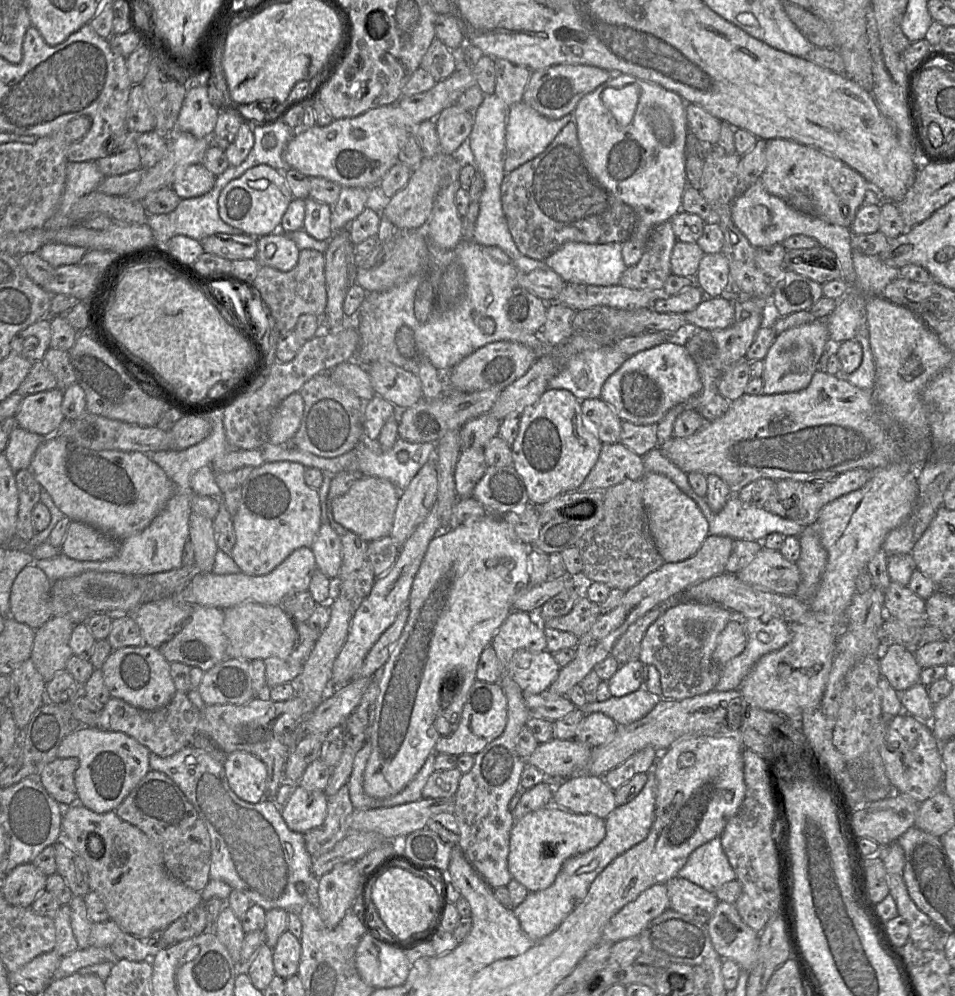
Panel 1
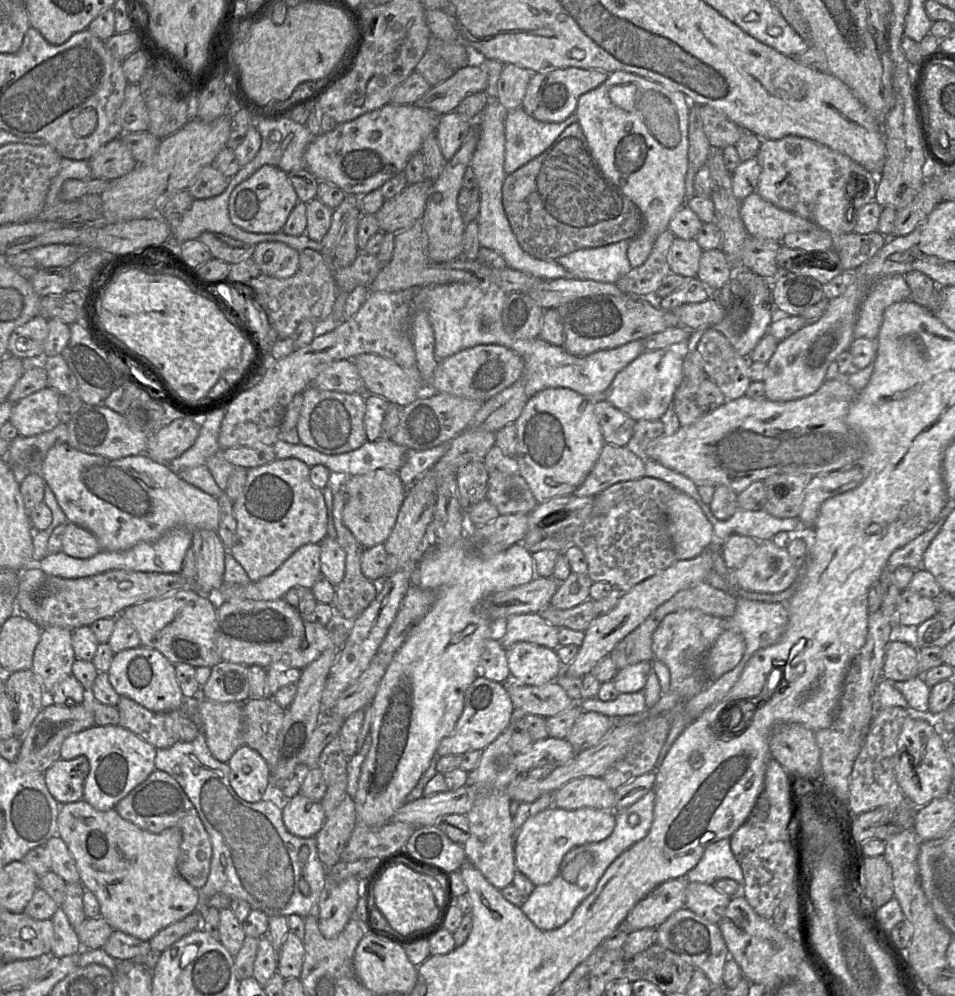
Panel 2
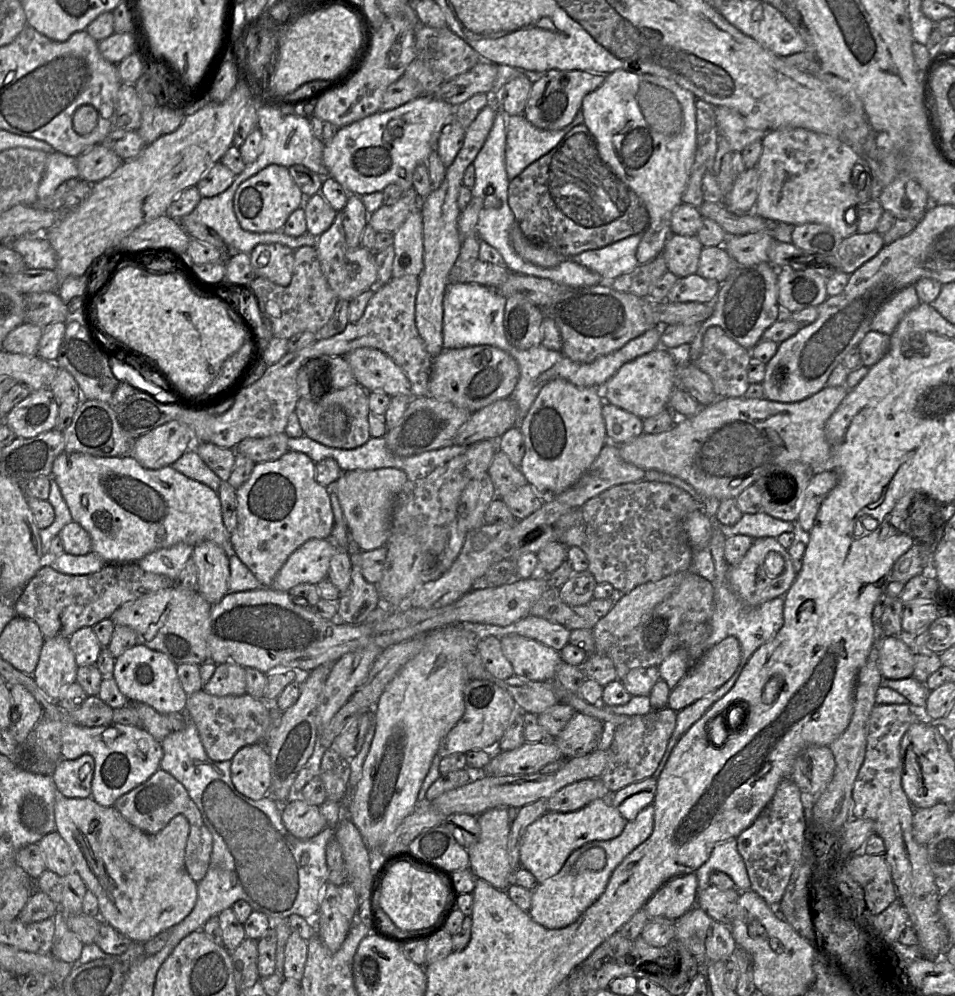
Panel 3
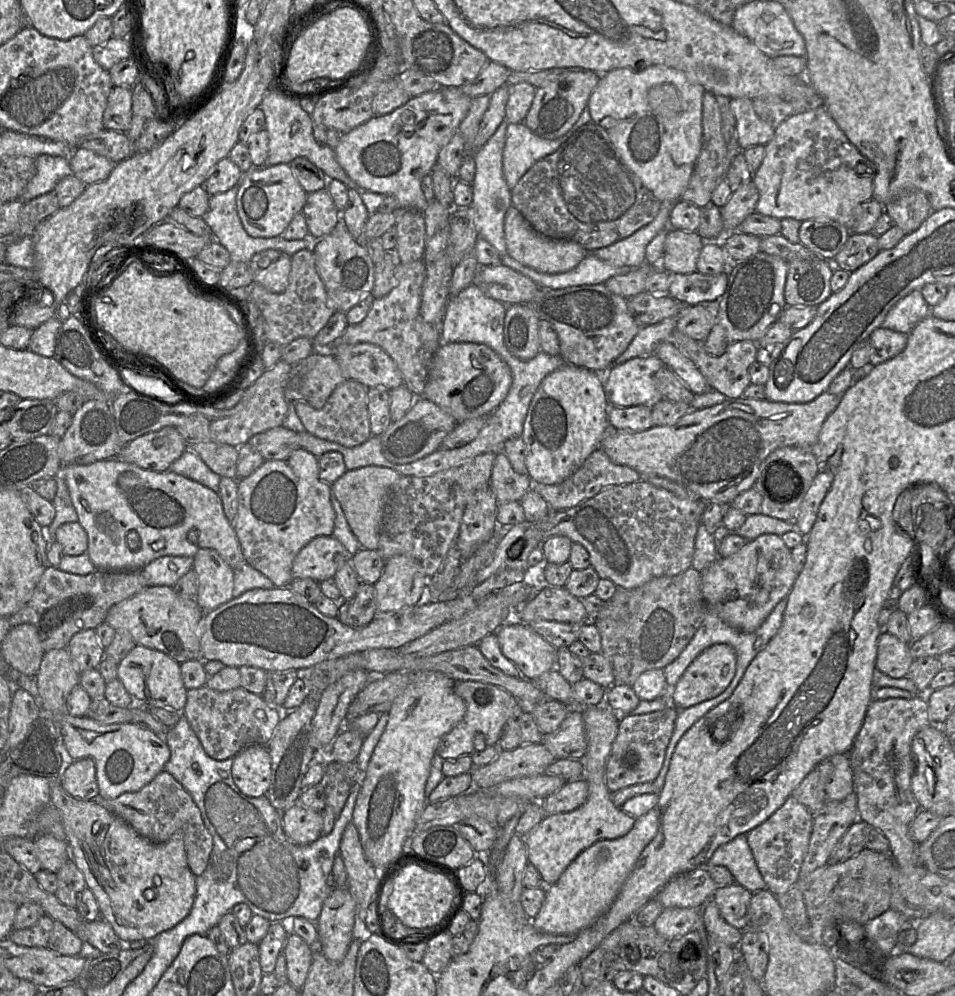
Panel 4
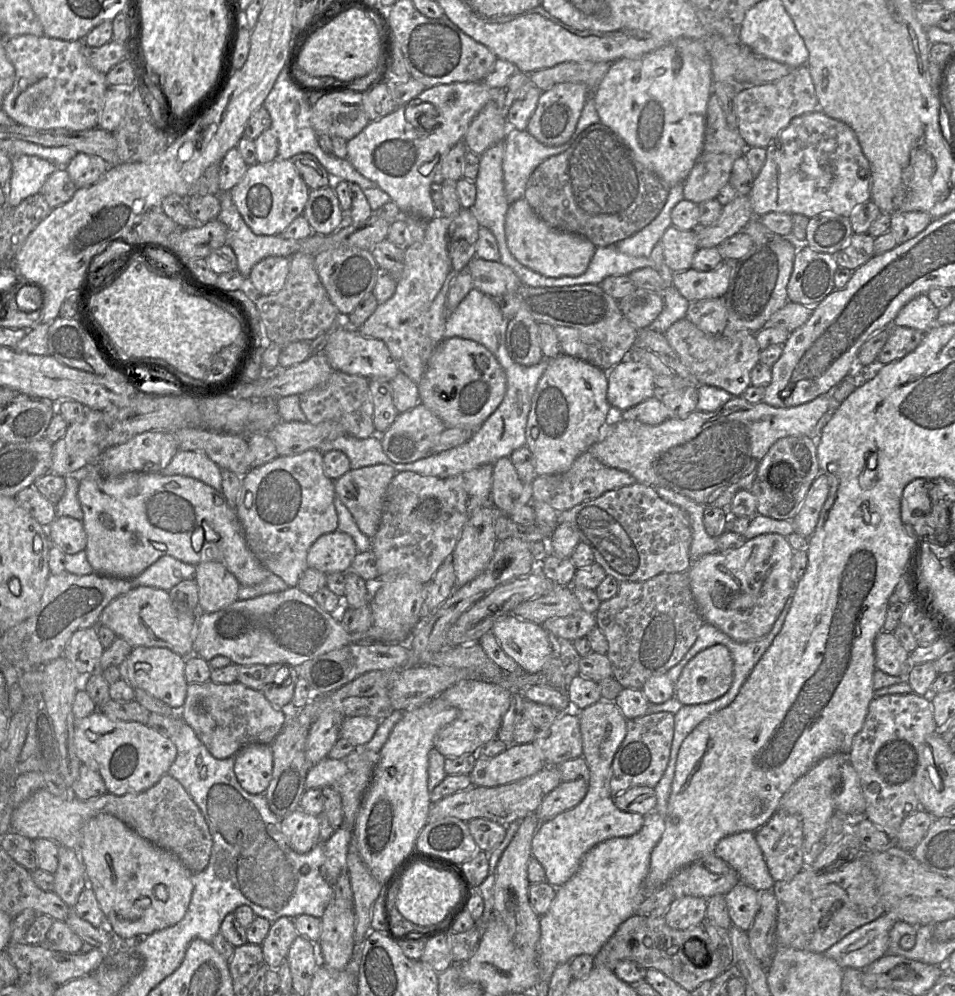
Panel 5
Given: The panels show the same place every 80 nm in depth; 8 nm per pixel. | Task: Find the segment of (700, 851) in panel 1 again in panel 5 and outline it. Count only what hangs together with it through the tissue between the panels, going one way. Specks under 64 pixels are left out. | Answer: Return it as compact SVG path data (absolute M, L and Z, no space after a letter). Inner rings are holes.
M743 831L724 837L716 845L714 854L737 872L741 883L757 891L772 889L775 884L755 832Z

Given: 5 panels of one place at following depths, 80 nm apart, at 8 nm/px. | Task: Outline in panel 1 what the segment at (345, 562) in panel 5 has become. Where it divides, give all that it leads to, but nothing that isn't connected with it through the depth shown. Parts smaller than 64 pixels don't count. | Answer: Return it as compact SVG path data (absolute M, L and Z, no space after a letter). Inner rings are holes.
M301 547L292 552L280 565L266 575L250 576L243 572L218 575L214 572L201 572L191 580L183 591L171 595L178 595L186 601L223 610L244 602L255 602L268 606L281 605L287 595L308 590L312 574L316 568L316 561L311 548Z

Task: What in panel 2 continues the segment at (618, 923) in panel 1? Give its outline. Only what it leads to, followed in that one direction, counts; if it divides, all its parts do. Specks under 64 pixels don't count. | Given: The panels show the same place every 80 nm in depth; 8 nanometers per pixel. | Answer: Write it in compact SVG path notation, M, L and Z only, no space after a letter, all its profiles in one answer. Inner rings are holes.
M686 877L659 884L628 913L622 925L629 931L656 928L685 905Z

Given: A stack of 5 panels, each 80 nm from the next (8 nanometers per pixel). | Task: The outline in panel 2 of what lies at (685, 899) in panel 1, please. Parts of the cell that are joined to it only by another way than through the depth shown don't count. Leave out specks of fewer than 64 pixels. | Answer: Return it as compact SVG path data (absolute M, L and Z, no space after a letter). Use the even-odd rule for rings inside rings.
M688 881L684 907L699 916L718 924L724 917L732 897L714 885Z

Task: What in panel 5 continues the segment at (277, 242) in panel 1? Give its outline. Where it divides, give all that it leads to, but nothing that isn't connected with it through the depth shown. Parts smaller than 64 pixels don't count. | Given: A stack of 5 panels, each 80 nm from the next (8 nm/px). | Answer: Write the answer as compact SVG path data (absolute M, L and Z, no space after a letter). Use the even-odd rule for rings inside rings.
M271 256L257 263L247 278L251 293L254 296L278 293L285 284L290 269L290 258Z

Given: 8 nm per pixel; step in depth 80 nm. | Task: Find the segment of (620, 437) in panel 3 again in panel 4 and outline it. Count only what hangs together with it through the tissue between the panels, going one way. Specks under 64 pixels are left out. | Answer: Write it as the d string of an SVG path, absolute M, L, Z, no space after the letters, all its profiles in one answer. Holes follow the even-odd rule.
M645 405L610 407L609 426L622 431L640 432L653 427L652 408Z

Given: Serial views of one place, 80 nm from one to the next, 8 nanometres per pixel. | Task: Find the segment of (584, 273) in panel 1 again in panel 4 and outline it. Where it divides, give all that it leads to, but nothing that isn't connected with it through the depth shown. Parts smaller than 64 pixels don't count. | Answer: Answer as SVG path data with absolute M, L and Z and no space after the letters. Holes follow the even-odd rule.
M661 202L657 216L650 223L622 240L589 253L618 267L639 267L646 262L645 250L648 243L661 230L672 229L669 227L669 216L674 203Z

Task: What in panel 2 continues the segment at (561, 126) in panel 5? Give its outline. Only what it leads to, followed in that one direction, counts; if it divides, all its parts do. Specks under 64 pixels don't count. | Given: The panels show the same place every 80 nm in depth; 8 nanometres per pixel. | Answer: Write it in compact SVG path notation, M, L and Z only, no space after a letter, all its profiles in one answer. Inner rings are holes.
M576 67L559 68L554 70L532 73L522 107L533 118L542 122L561 122L575 113L579 97L600 86L609 73Z

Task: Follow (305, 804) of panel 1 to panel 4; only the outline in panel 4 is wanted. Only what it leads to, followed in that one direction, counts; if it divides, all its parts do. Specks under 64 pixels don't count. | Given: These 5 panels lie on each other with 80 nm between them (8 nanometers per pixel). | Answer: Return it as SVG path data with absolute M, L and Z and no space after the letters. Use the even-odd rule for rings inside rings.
M296 803L282 813L283 828L288 837L299 845L307 845L322 835L321 813Z

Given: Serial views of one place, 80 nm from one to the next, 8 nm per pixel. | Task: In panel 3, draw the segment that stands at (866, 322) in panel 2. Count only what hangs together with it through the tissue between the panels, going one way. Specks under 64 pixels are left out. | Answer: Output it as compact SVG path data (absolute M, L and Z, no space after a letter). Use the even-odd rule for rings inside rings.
M914 285L895 293L876 313L870 331L891 335L903 316L921 303Z

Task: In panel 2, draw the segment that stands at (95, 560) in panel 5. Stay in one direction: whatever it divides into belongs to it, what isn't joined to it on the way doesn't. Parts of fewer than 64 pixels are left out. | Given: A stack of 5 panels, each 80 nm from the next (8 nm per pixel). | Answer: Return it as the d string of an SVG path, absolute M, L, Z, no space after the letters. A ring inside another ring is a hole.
M64 443L49 449L39 473L54 493L67 523L88 529L97 538L103 551L125 551L138 543L155 541L178 527L190 532L199 529L218 529L218 499L185 482L168 463L159 463L147 454L109 459L85 453Z

